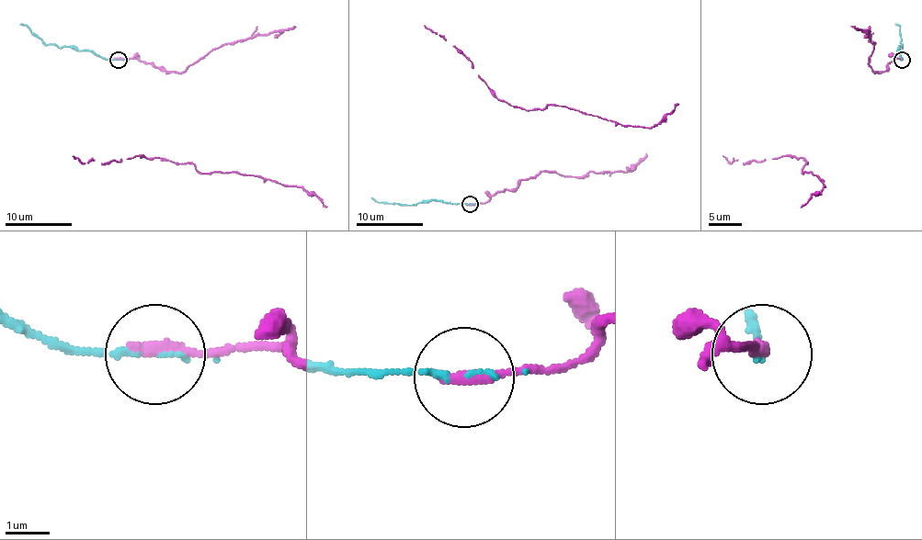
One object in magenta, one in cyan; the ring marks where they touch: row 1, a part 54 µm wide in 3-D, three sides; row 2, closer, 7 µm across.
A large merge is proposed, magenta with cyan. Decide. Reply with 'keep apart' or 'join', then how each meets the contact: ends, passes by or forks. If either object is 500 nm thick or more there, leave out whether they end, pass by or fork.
join; magenta ends there; cyan ends there

